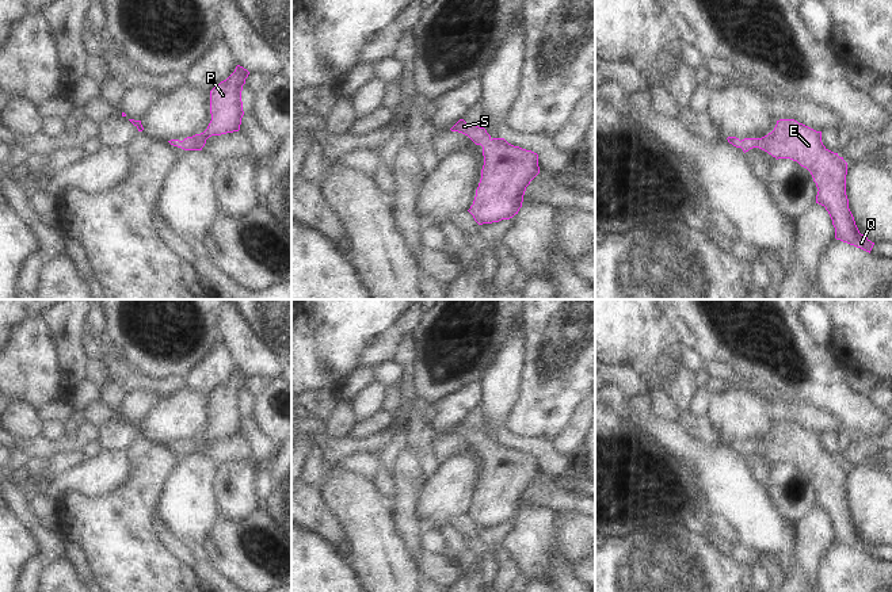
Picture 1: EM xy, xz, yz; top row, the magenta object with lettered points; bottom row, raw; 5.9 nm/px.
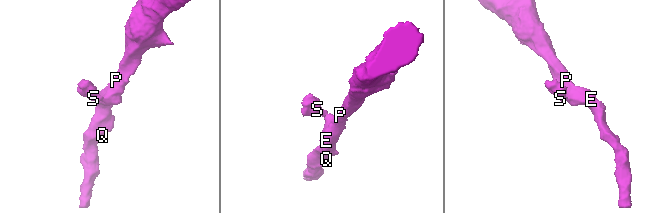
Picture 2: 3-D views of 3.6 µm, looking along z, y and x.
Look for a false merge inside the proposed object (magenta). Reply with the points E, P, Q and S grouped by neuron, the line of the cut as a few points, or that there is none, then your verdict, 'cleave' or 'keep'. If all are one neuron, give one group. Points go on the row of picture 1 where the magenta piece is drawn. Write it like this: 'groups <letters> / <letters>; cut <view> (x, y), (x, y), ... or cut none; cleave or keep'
groups E P Q S; cut none; keep

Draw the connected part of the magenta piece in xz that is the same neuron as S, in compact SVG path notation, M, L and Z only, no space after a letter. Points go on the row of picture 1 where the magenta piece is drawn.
M460 119L451 129L483 146L484 165L473 205L468 210L479 225L510 219L522 207L530 182L540 173L538 154L492 138L484 127Z

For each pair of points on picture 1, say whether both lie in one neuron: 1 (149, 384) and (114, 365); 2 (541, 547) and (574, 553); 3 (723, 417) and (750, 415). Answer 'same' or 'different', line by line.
1: same
2: different
3: same

